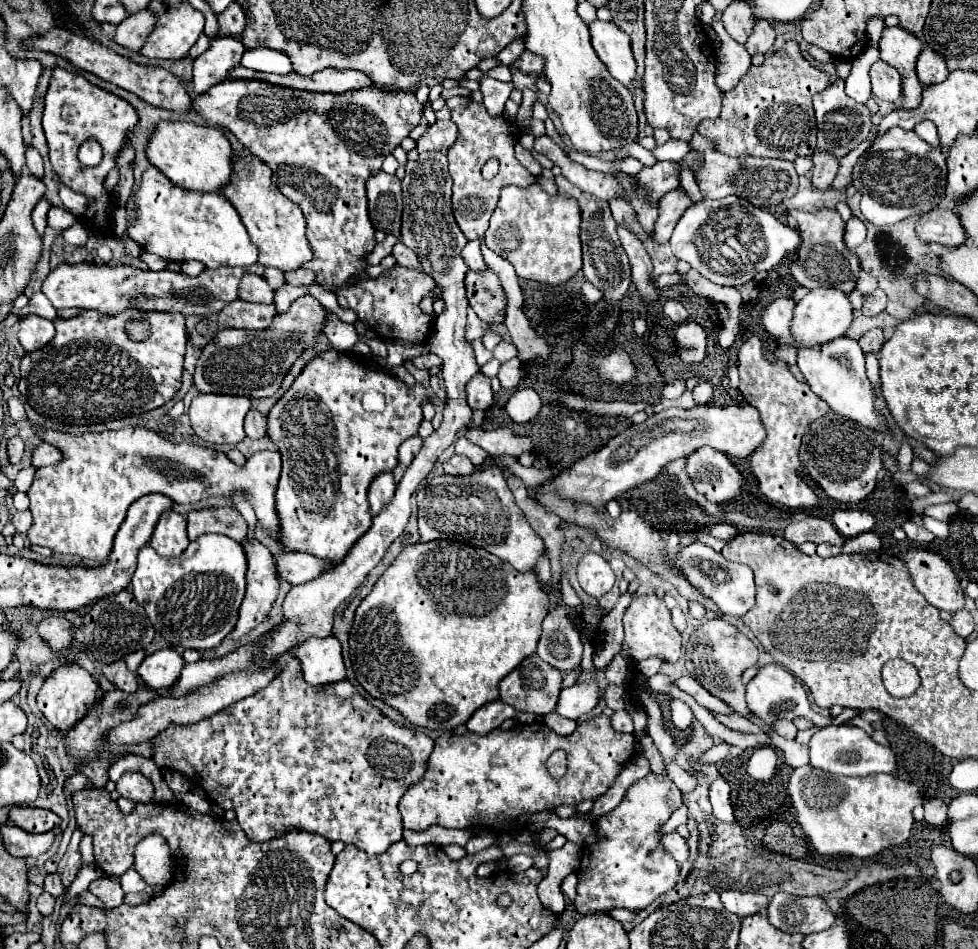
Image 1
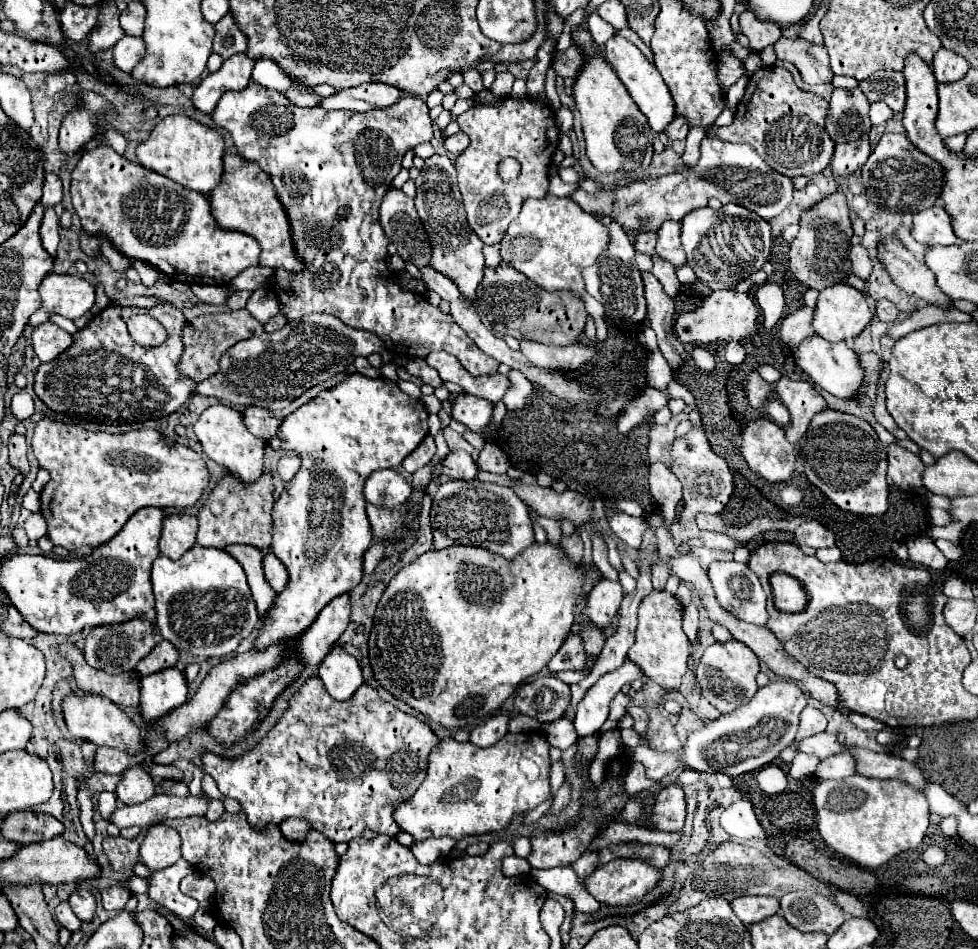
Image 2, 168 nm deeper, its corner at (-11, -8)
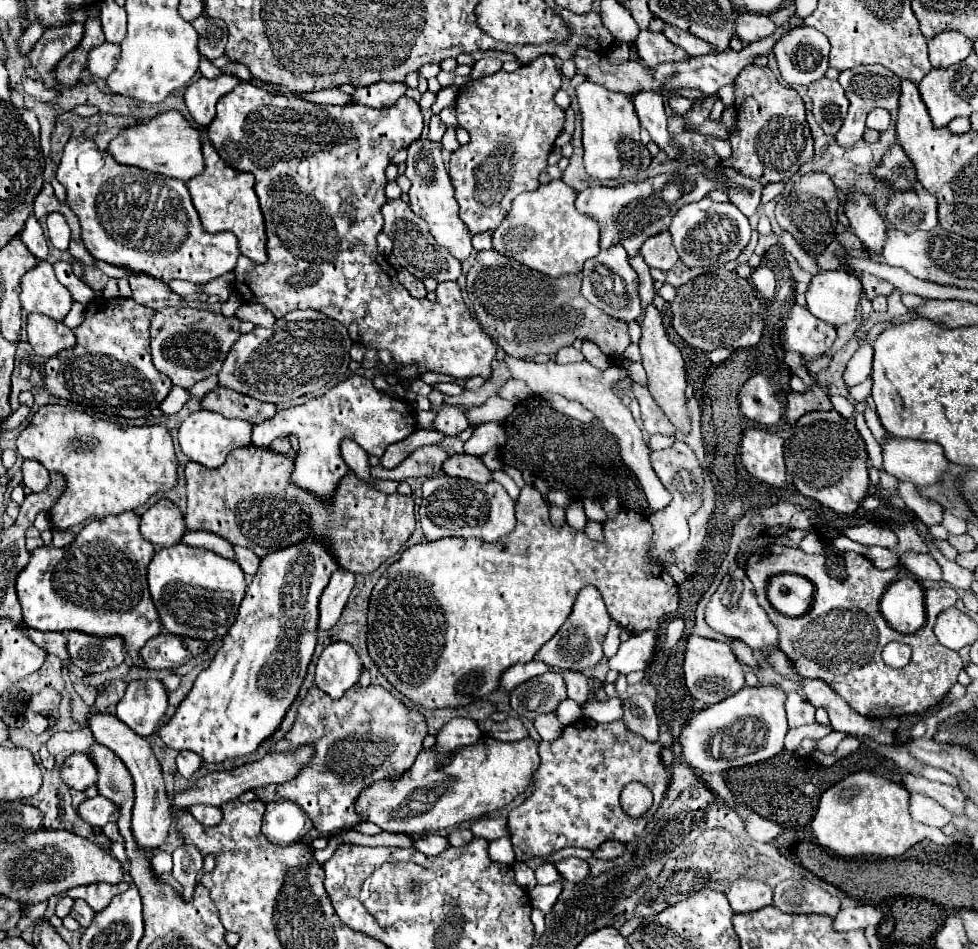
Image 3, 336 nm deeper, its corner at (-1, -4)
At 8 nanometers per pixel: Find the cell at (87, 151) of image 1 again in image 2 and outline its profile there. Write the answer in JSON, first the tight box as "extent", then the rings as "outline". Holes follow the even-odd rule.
{"extent":[71,143,261,285],"outline":[[[107,143],[89,147],[83,153],[81,161],[71,173],[71,197],[81,225],[89,235],[105,237],[123,257],[149,263],[151,267],[165,273],[171,281],[185,281],[189,285],[227,285],[233,277],[237,277],[247,267],[257,265],[259,261],[261,247],[253,237],[217,227],[207,195],[177,185],[175,181],[121,157]]]}

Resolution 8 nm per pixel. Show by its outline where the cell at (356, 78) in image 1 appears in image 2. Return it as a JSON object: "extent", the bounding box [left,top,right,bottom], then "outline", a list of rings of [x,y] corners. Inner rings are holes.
{"extent":[323,83,403,111],"outline":[[[363,83],[335,93],[333,97],[323,99],[323,109],[345,109],[345,111],[371,111],[391,107],[401,99],[403,91],[383,83]]]}

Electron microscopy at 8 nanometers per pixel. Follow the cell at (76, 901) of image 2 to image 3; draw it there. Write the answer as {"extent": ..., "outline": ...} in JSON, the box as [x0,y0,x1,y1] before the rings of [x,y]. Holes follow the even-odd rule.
{"extent":[69,899,95,929],"outline":[[[75,899],[75,903],[73,903],[73,909],[71,909],[71,913],[69,913],[73,919],[77,919],[79,921],[79,925],[85,929],[85,927],[89,927],[89,923],[93,921],[93,915],[95,915],[95,911],[85,903],[85,901],[81,901],[81,899]]]}

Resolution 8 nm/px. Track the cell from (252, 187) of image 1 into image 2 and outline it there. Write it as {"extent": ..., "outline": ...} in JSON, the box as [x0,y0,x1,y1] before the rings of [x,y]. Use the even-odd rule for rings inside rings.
{"extent":[209,153,303,271],"outline":[[[225,153],[221,183],[209,193],[209,205],[219,227],[223,229],[235,227],[237,231],[257,239],[257,243],[261,245],[259,265],[271,269],[283,267],[287,271],[303,271],[303,263],[293,251],[287,215],[273,191],[269,175],[257,163],[247,163],[239,155]]]}

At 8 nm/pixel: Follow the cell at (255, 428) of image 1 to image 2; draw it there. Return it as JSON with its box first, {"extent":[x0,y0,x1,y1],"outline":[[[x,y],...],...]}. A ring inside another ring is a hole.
{"extent":[243,407,281,441],"outline":[[[247,407],[243,409],[243,423],[255,437],[269,441],[277,433],[281,419],[263,407]]]}

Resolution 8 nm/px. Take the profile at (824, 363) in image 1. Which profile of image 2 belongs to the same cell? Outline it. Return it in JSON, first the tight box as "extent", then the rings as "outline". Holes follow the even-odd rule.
{"extent":[795,335,863,399],"outline":[[[811,335],[803,339],[801,345],[795,349],[795,361],[801,369],[805,369],[811,375],[813,383],[821,385],[825,391],[829,391],[835,397],[841,397],[841,399],[855,397],[863,385],[863,369],[859,367],[859,359],[845,341],[829,343],[819,335]]]}

